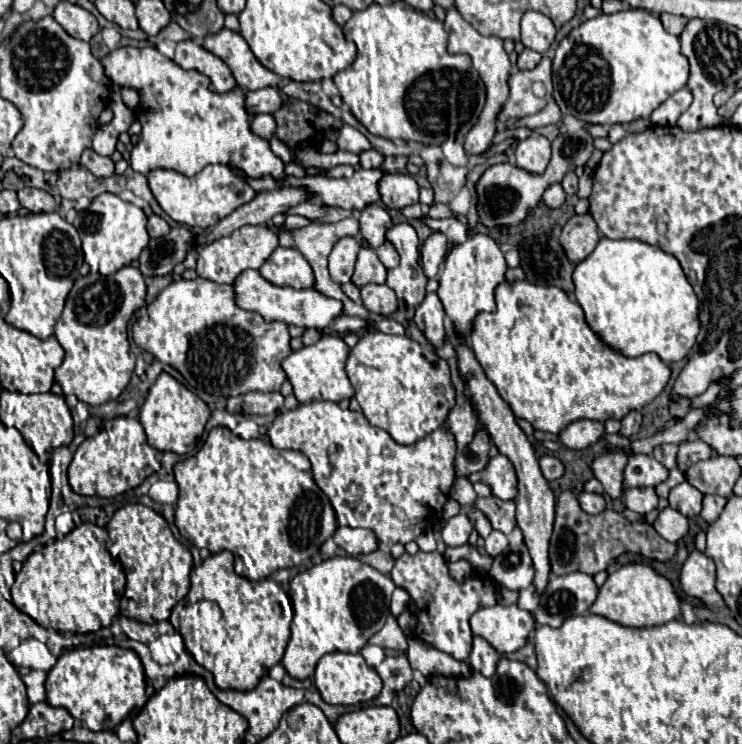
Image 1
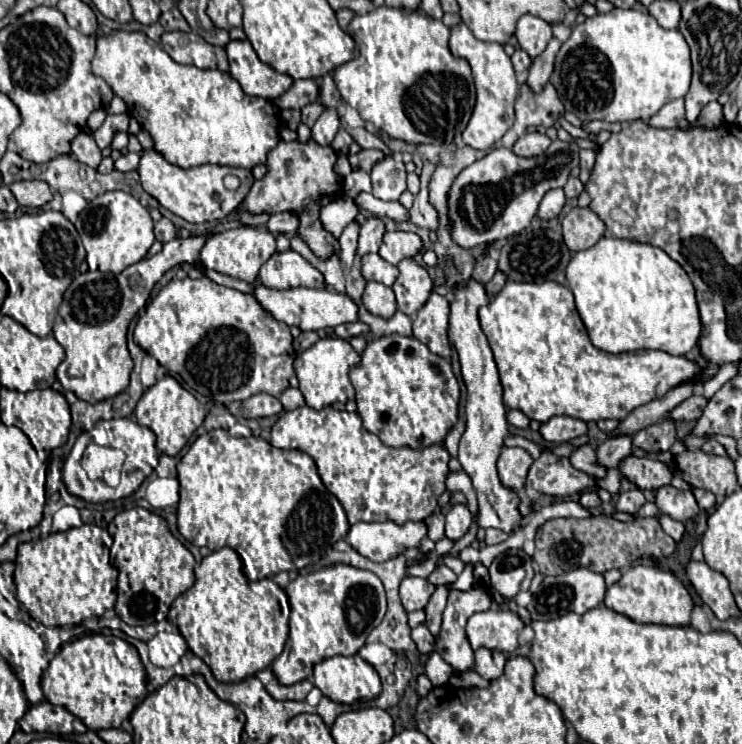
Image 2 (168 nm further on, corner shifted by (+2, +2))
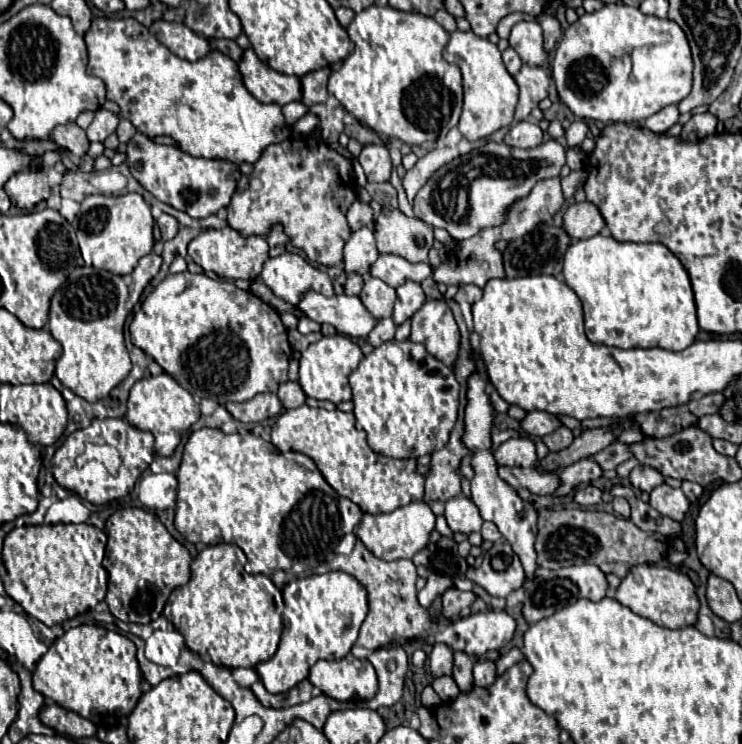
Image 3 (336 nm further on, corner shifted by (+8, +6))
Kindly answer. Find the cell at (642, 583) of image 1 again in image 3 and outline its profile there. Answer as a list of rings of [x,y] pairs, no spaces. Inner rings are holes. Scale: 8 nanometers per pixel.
[[[651,564],[633,566],[627,572],[627,576],[621,580],[615,592],[615,600],[627,606],[629,610],[633,610],[635,614],[663,628],[693,626],[697,620],[697,612],[699,612],[699,600],[697,600],[693,582],[685,574],[671,570],[667,566],[651,566]]]

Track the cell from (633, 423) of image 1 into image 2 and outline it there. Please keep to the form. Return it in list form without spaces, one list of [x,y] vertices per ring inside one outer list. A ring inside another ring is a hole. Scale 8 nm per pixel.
[[[617,436],[617,438],[607,438],[599,448],[597,448],[597,464],[605,468],[617,468],[619,462],[631,452],[631,436]]]

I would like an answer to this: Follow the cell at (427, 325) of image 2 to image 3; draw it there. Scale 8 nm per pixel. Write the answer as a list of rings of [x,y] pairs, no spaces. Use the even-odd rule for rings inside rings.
[[[427,300],[411,320],[413,342],[425,344],[427,352],[445,366],[453,366],[459,350],[459,330],[451,308],[443,300]]]

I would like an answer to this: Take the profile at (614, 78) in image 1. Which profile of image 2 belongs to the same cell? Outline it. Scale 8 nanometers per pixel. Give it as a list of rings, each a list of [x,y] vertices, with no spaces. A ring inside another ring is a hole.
[[[613,8],[573,28],[557,54],[551,84],[565,110],[583,122],[647,122],[667,102],[687,94],[691,84],[689,46],[679,30],[661,28],[651,14]]]

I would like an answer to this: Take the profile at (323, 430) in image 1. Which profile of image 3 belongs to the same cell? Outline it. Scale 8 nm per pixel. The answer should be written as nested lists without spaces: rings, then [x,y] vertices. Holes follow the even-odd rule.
[[[307,404],[285,410],[271,428],[271,442],[281,452],[295,450],[307,454],[329,482],[329,486],[343,498],[355,502],[363,514],[393,512],[409,502],[421,502],[425,496],[425,476],[417,474],[415,458],[389,458],[369,448],[365,432],[355,428],[355,416],[341,410],[311,408]]]

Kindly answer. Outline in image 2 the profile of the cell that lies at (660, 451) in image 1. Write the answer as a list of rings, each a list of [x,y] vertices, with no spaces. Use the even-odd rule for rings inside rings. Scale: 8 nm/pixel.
[[[661,420],[649,428],[639,430],[633,436],[633,446],[647,450],[649,454],[657,454],[657,452],[667,452],[673,442],[675,442],[675,424],[673,420]]]

